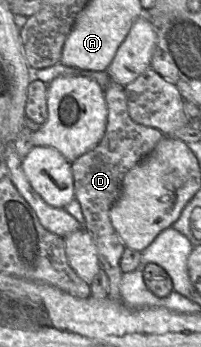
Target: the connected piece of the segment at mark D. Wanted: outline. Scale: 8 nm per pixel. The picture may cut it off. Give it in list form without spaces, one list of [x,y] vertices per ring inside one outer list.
[[[111,79],[109,86],[104,90],[104,95],[108,109],[104,137],[95,148],[72,163],[72,171],[75,198],[81,206],[85,219],[83,227],[89,232],[95,243],[100,267],[108,277],[108,296],[119,299],[123,274],[120,261],[126,246],[114,229],[109,212],[121,195],[126,174],[151,153],[157,143],[164,137],[164,134],[154,127],[140,124],[132,119],[128,108],[125,86]]]

